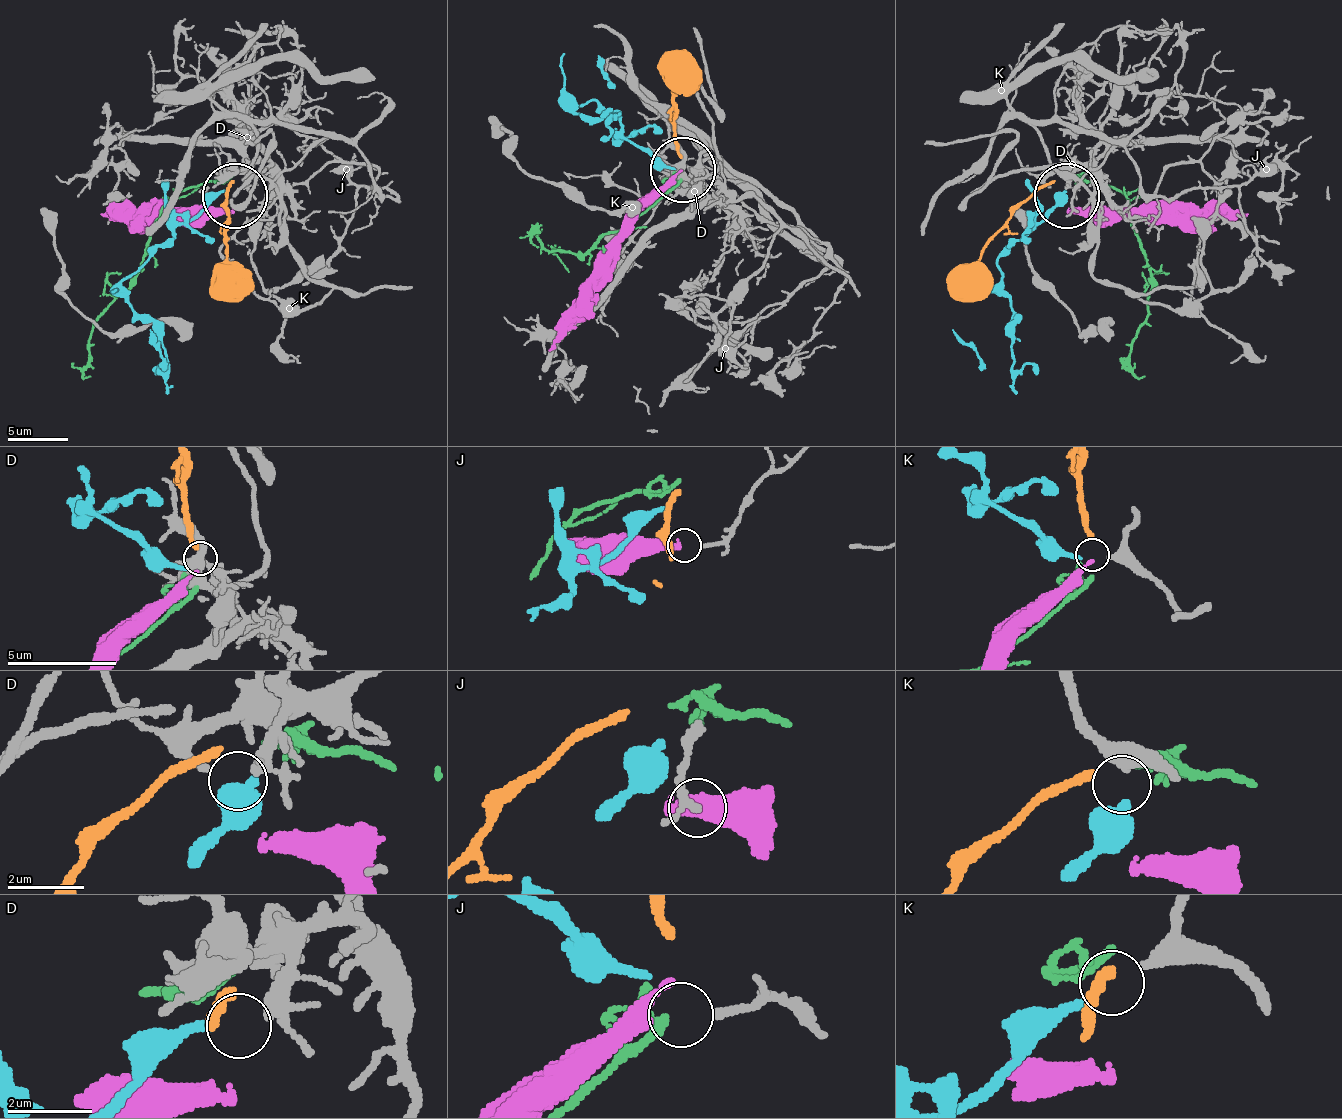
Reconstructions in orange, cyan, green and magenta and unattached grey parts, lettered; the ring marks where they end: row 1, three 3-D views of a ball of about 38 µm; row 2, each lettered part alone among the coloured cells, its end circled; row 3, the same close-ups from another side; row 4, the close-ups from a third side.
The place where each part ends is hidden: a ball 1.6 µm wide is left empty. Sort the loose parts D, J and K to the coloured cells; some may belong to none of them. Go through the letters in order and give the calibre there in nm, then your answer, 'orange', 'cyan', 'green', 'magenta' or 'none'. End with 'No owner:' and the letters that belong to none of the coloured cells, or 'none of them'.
D: 240 nm thick; none
J: 180 nm thick; none
K: 400 nm thick; none
No owner: D, J, K

